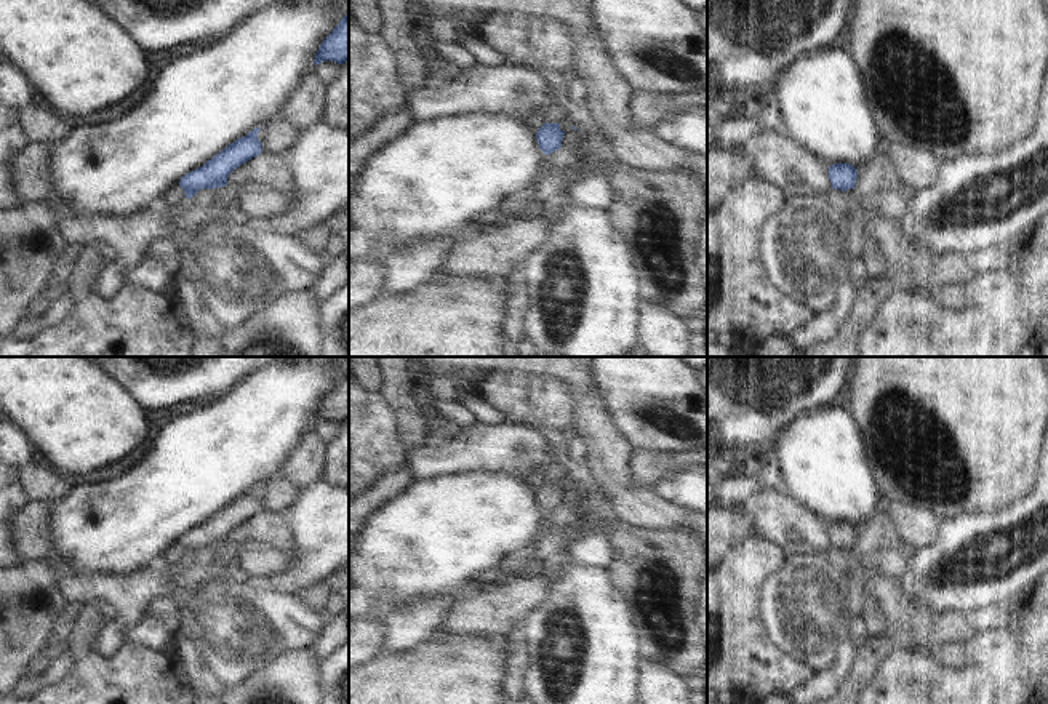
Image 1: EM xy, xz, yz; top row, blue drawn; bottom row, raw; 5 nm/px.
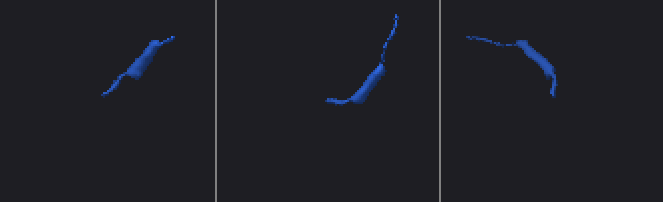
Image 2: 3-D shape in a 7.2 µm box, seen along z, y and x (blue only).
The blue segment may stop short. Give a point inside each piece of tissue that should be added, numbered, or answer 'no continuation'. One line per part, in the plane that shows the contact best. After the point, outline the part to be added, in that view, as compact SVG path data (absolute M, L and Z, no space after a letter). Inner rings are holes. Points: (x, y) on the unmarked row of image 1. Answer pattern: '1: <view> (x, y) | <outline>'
1: xz (572, 496) | M568 488L563 493L562 504L563 506L576 506L582 499L582 493L579 488Z

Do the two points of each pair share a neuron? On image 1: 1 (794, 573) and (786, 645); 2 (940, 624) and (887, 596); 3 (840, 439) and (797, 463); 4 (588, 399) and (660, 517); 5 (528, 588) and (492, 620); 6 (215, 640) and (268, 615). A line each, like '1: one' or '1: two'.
1: two
2: one
3: one
4: one
5: one
6: one

